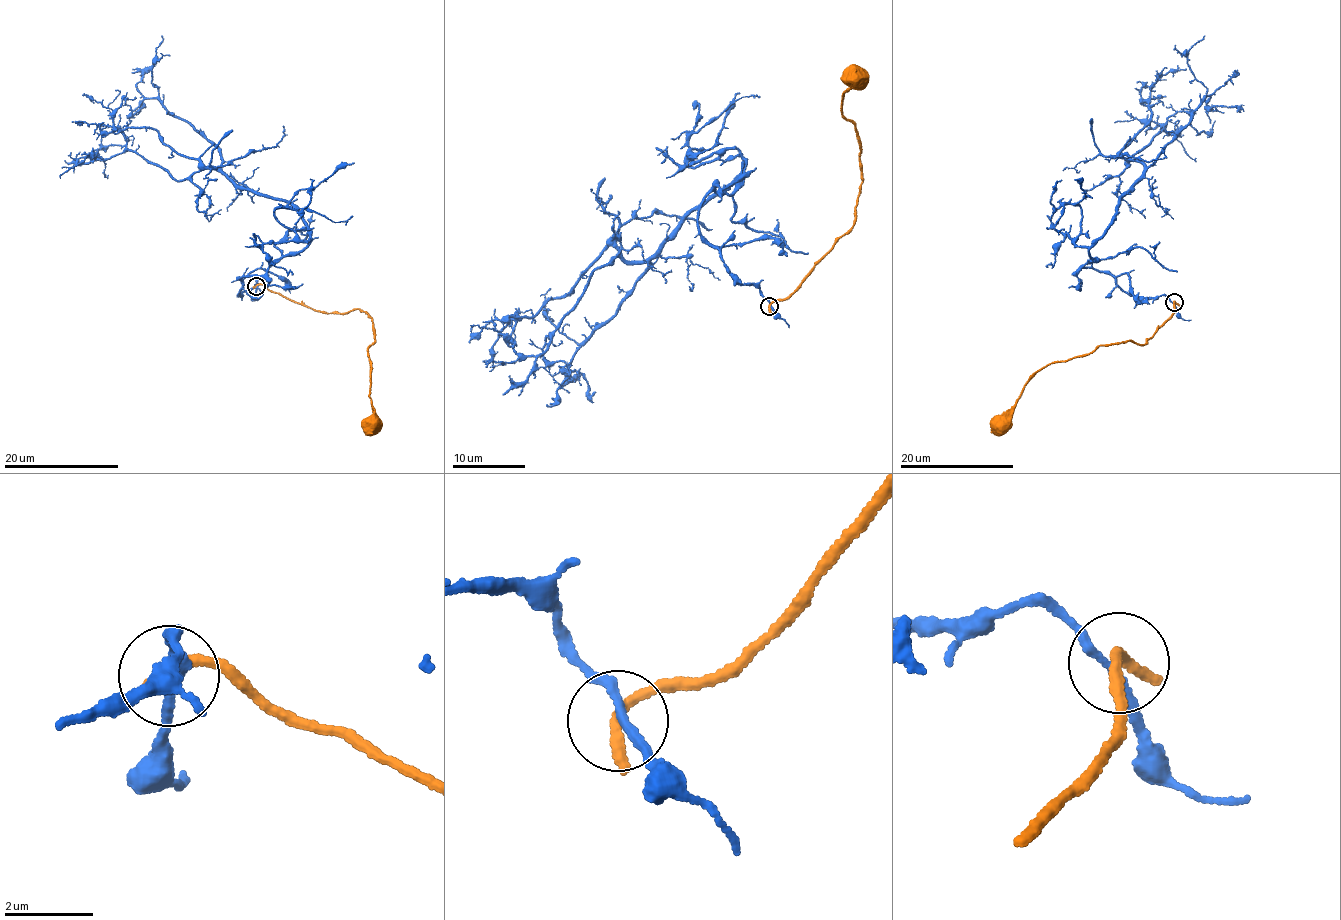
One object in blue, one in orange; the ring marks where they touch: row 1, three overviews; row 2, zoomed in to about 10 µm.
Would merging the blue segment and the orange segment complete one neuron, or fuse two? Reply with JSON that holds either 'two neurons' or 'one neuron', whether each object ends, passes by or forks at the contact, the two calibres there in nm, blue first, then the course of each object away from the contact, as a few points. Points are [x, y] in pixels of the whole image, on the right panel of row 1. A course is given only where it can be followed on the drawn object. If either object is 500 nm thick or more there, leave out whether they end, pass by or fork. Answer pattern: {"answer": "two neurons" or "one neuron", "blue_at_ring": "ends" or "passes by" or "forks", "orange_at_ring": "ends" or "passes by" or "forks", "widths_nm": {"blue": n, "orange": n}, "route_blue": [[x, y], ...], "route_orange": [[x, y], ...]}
{"answer": "two neurons", "blue_at_ring": "passes by", "orange_at_ring": "ends", "widths_nm": {"blue": 190, "orange": 300}, "route_blue": [[1174, 303], [1080, 268], [1138, 181], [1144, 166], [1125, 162], [1168, 135], [1114, 122]], "route_orange": [[1174, 303], [1170, 316], [1143, 345], [1130, 341], [1101, 345], [1044, 366], [994, 423], [997, 425]]}

